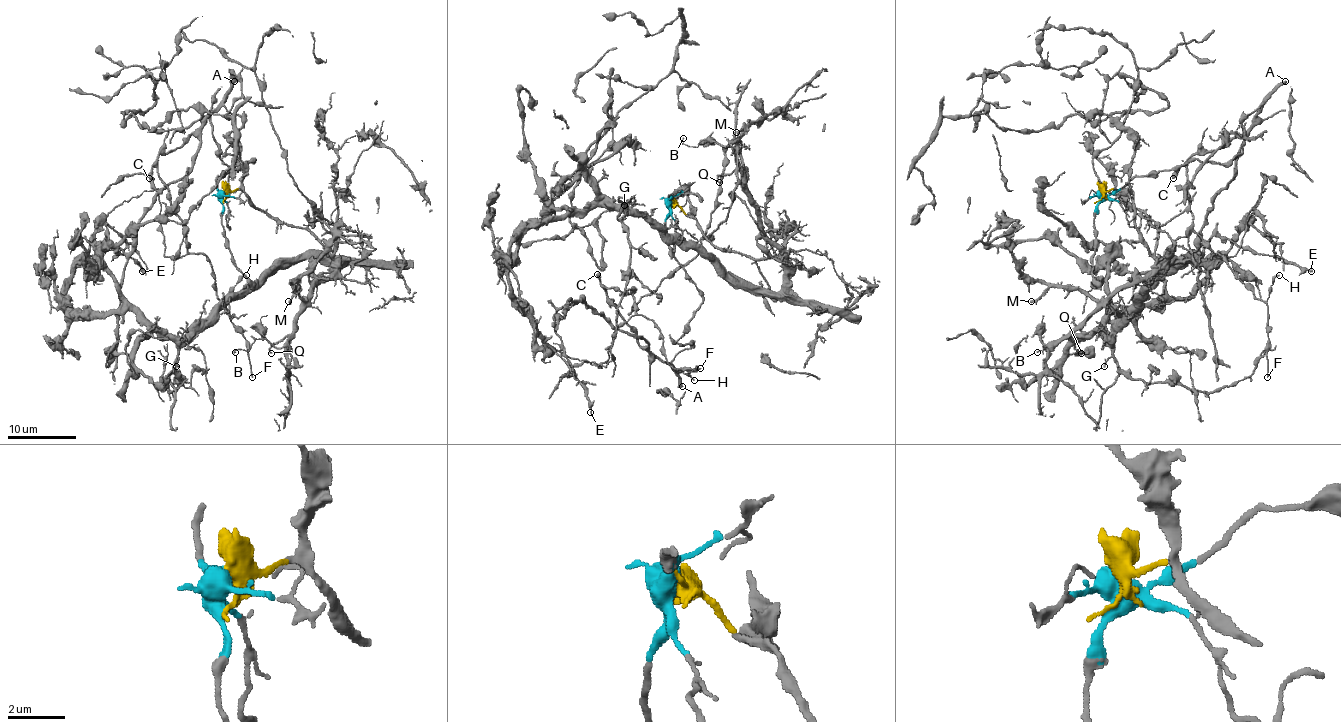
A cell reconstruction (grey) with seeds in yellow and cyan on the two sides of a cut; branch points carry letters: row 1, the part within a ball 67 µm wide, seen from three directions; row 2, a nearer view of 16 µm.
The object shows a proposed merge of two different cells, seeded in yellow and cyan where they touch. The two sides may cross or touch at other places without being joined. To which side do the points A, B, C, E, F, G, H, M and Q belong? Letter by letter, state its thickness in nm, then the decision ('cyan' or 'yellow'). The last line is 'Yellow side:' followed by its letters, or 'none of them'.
A: calibre 420 nm; cyan
B: calibre 110 nm; yellow
C: calibre 440 nm; cyan
E: calibre 200 nm; cyan
F: calibre 150 nm; cyan
G: calibre 130 nm; yellow
H: calibre 140 nm; cyan
M: calibre 180 nm; yellow
Q: calibre 90 nm; yellow
Yellow side: B, G, M, Q

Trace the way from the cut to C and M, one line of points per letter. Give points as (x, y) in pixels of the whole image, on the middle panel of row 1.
C: (670, 203), (665, 239), (703, 303), (689, 328), (673, 342), (691, 345), (670, 363), (653, 357), (596, 273)
M: (672, 203), (691, 215), (721, 249), (756, 258), (781, 256), (766, 236), (744, 179), (737, 131)

